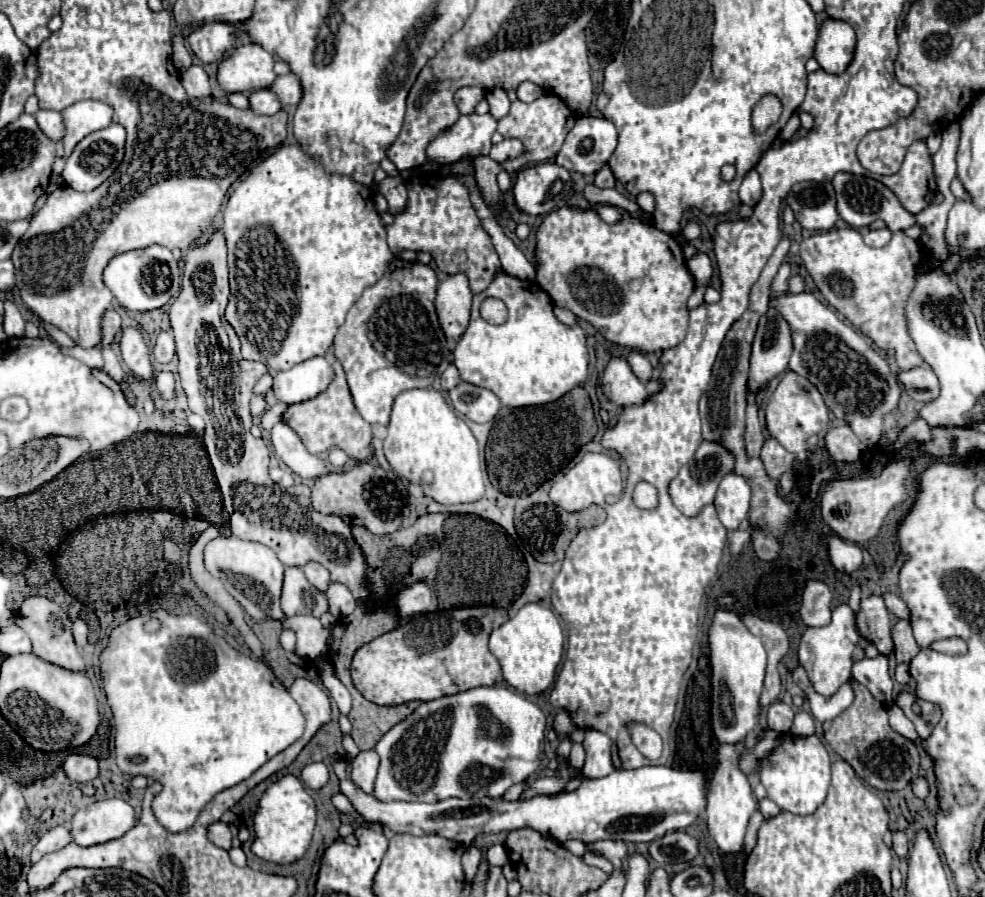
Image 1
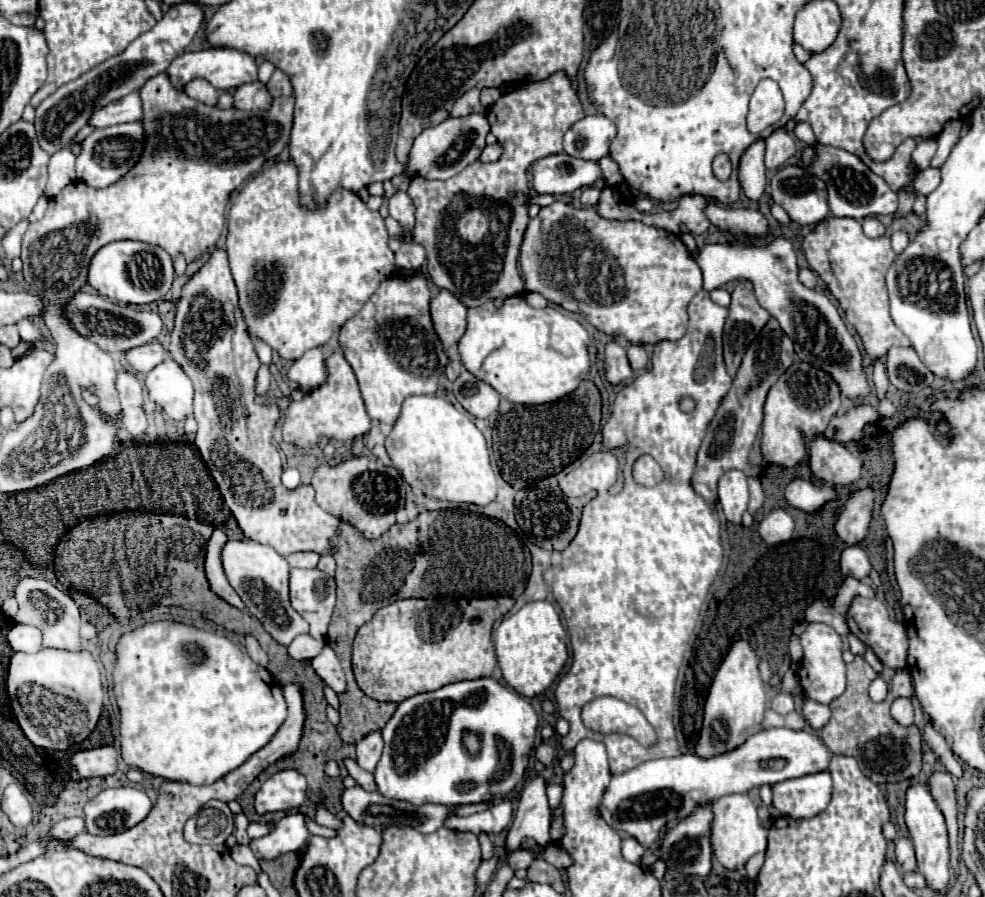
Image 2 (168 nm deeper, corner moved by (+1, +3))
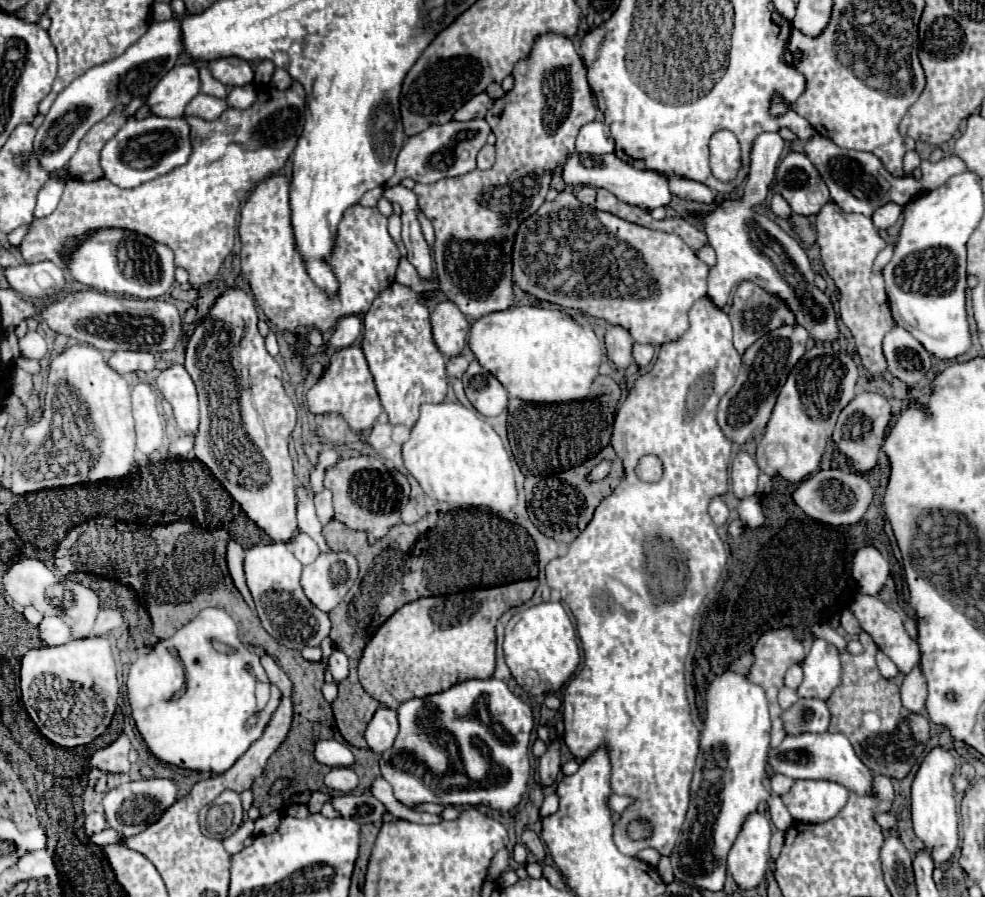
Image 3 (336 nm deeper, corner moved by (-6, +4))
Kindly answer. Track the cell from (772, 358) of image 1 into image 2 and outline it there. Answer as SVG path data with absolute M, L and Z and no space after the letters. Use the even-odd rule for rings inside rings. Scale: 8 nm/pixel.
M771 319L757 335L757 339L747 347L741 367L733 379L733 385L729 393L723 397L697 455L697 469L691 485L707 503L717 503L715 501L717 481L725 471L745 469L749 465L747 455L763 421L763 405L765 405L767 391L793 363L793 357L795 357L793 341L785 335L785 331L779 327L775 319Z

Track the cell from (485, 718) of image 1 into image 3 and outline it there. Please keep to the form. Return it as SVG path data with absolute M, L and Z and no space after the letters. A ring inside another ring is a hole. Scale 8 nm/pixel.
M498 678L466 680L452 688L426 696L412 698L398 706L400 732L390 750L380 758L382 776L392 784L394 796L408 804L442 804L442 806L488 806L494 810L512 810L522 800L530 778L528 744L534 728L532 708L522 702L506 682Z

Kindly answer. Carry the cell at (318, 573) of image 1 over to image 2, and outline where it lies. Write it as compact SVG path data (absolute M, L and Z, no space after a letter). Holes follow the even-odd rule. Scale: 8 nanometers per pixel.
M301 551L301 553L291 553L287 555L287 561L291 567L303 567L303 569L311 569L317 567L319 555L313 551Z

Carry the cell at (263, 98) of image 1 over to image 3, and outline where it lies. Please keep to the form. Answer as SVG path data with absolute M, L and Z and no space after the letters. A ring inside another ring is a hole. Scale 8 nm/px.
M246 84L246 86L238 86L232 88L232 92L226 96L228 106L238 108L238 110L246 110L256 102L256 88L254 84Z

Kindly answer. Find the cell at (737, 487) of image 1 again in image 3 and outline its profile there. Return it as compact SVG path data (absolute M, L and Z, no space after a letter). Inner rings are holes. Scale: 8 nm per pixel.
M740 452L732 462L732 492L736 498L748 498L756 494L758 464L748 452Z

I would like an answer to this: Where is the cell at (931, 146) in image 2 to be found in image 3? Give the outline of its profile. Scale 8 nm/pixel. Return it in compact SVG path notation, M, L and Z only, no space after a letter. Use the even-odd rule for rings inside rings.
M820 134L812 136L806 144L804 144L804 154L810 158L810 162L814 164L814 168L820 172L822 180L826 182L832 200L846 212L858 212L864 216L872 216L880 206L894 202L898 206L906 206L914 196L918 196L924 190L934 190L938 186L942 186L950 176L960 174L966 170L966 164L956 158L956 156L948 156L942 158L940 162L932 164L930 160L922 160L922 178L894 178L890 176L884 166L880 164L880 160L870 154L870 152L858 152L858 150L846 150L836 146L830 138L824 138Z

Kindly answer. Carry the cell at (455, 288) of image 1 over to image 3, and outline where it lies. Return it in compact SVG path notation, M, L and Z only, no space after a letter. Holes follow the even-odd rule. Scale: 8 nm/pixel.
M444 300L434 308L430 320L432 320L432 334L440 352L446 358L458 356L466 344L466 336L470 330L466 316L458 310L454 302Z

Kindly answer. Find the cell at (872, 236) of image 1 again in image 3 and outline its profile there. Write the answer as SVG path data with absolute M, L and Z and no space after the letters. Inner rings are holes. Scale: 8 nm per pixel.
M886 204L886 206L880 206L874 214L872 214L872 222L874 222L874 226L876 228L880 228L880 230L888 230L890 226L894 226L894 222L898 220L898 216L900 216L900 206L898 204Z

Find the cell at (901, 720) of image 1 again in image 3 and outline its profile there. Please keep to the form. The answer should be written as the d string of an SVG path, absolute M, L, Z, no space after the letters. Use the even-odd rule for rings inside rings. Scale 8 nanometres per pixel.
M916 666L910 674L904 676L902 704L910 712L922 712L924 710L924 702L926 702L926 680L924 680L920 668Z

